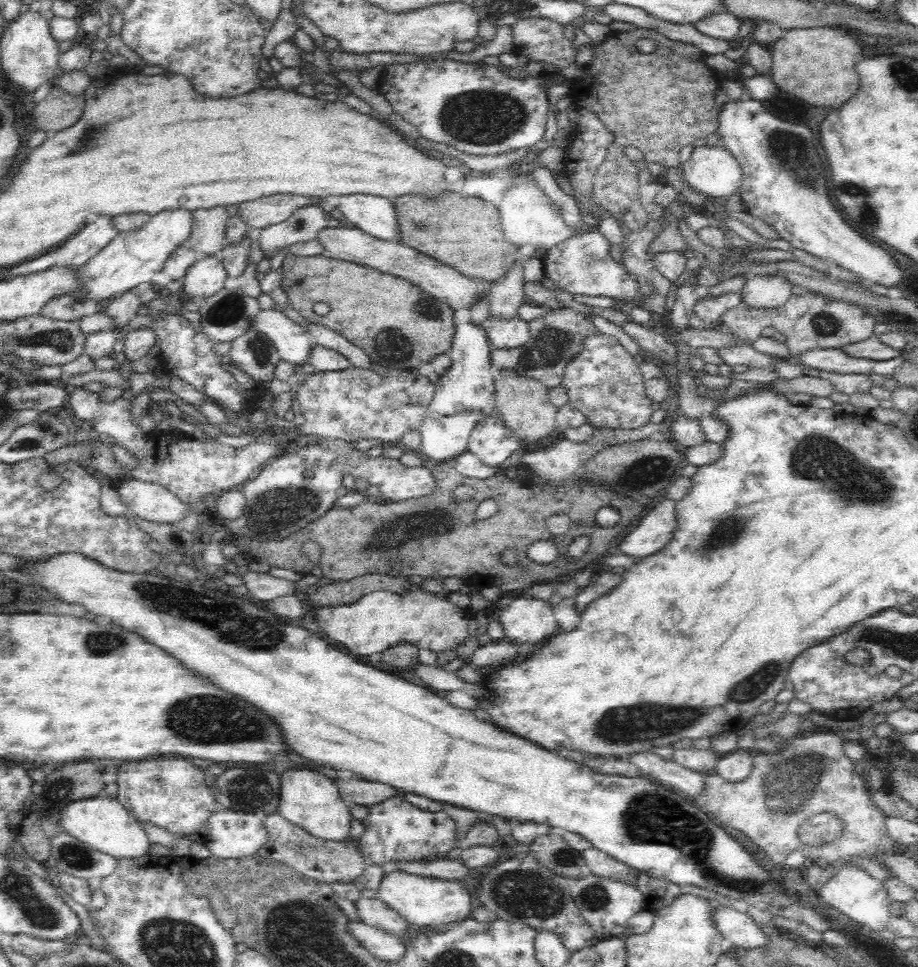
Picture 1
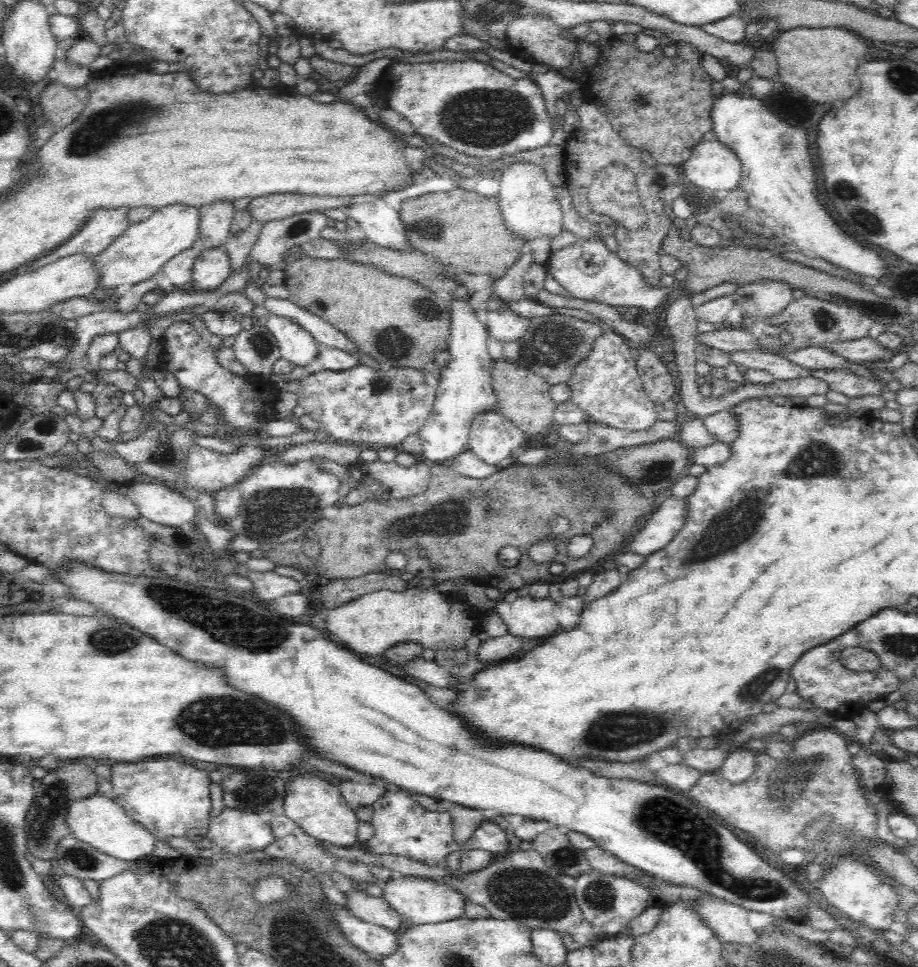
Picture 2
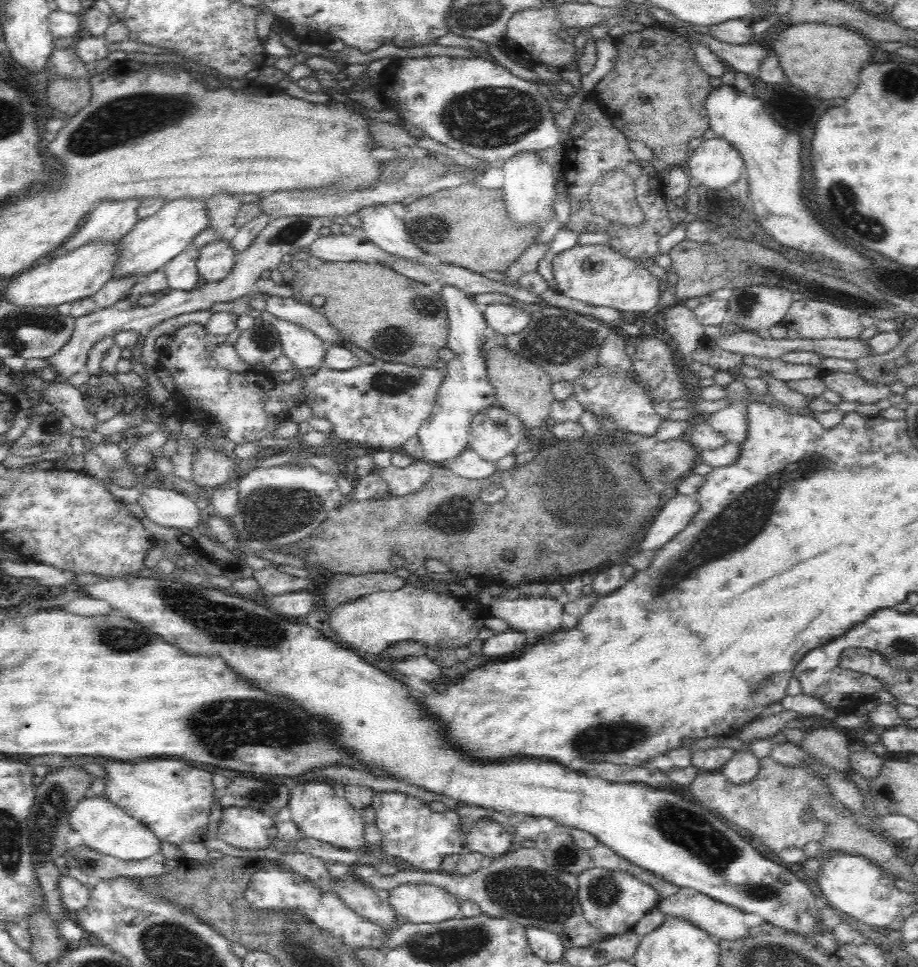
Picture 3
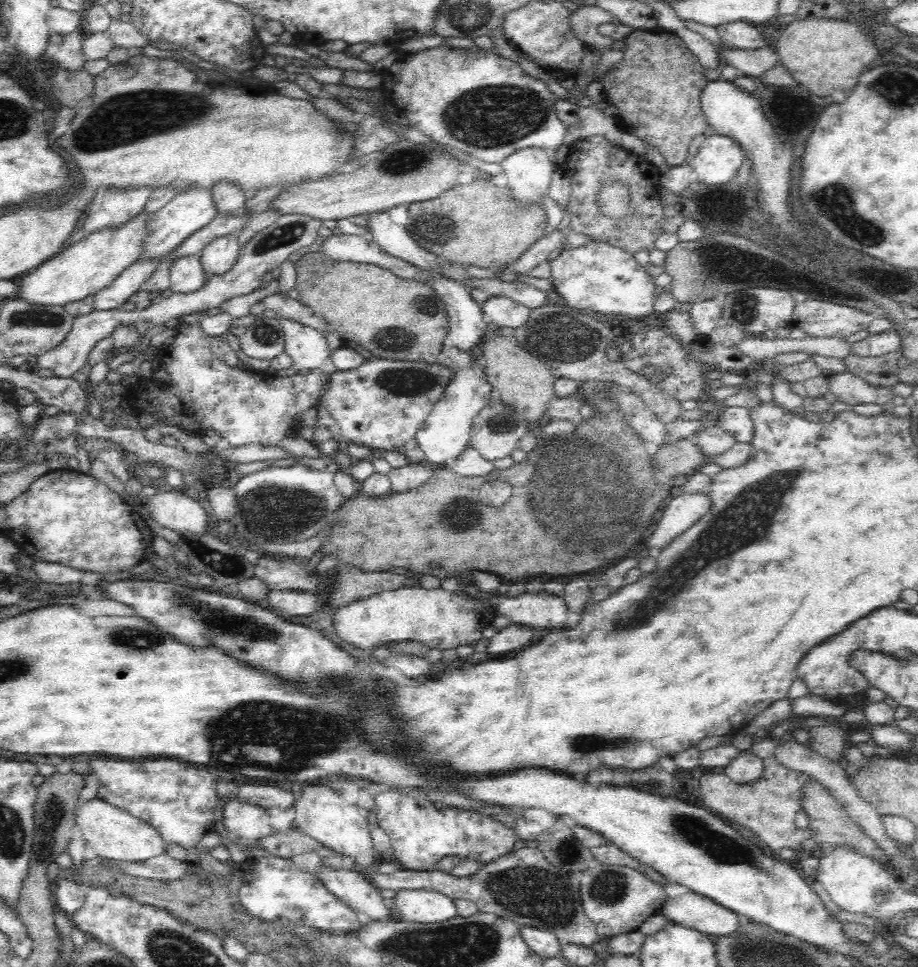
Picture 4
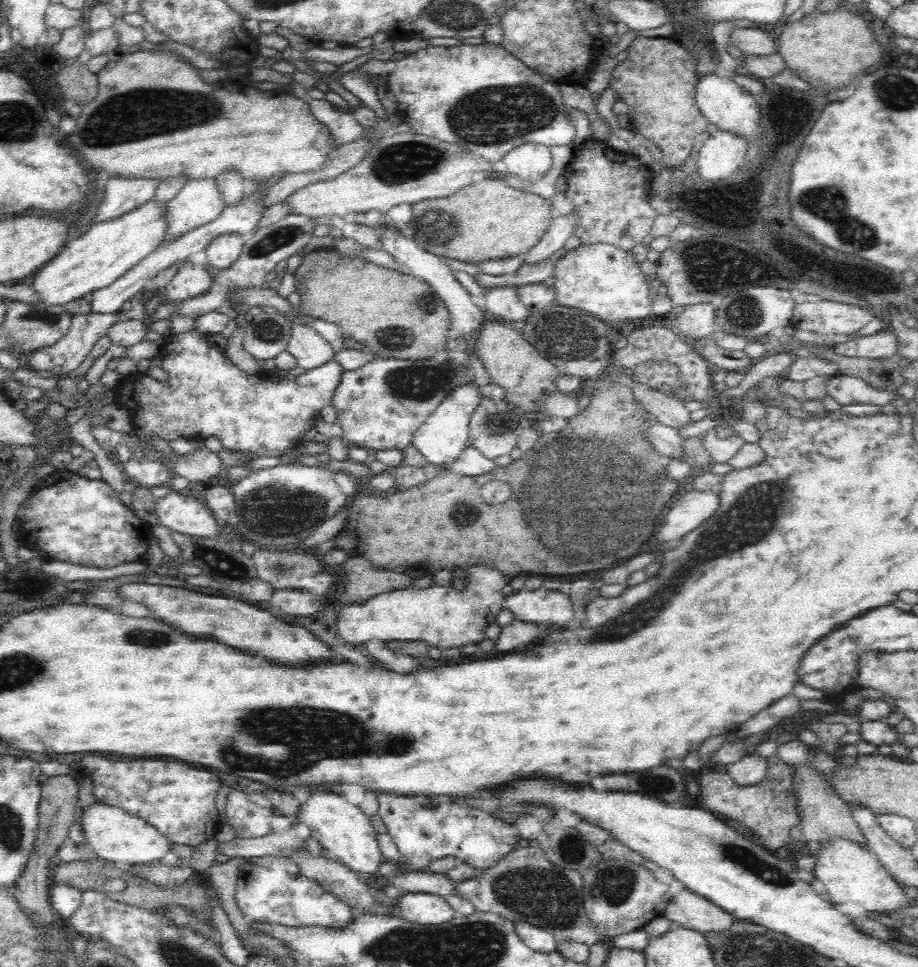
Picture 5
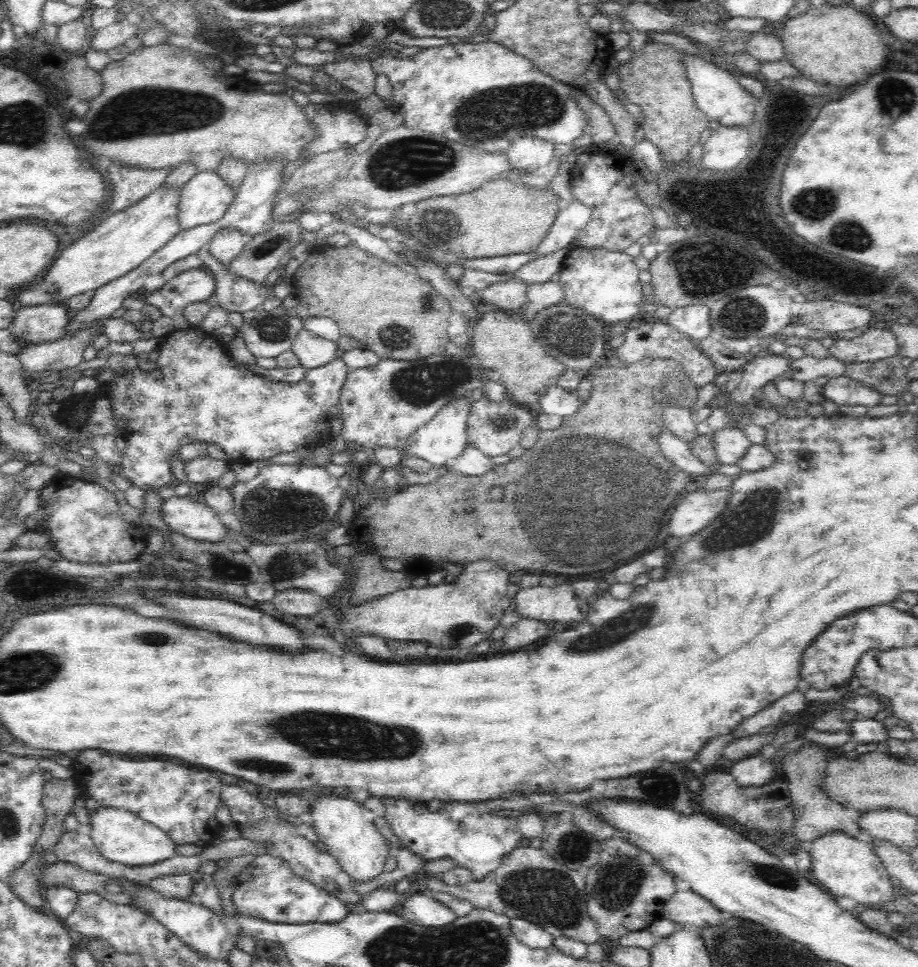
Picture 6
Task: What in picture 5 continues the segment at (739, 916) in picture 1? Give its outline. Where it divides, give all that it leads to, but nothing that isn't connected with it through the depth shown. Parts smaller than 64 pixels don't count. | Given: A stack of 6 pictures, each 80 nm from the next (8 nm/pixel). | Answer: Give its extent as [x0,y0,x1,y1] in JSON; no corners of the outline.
[663,888,734,934]

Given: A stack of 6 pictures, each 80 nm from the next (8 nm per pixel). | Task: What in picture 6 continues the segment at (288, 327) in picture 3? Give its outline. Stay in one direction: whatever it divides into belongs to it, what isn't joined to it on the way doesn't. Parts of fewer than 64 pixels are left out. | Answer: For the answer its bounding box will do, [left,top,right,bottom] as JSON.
[290,326,339,371]

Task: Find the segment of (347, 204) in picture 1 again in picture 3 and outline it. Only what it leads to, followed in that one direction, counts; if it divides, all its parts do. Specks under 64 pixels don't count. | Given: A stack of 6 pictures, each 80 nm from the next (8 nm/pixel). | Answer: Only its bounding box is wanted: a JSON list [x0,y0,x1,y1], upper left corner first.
[356,204,425,261]

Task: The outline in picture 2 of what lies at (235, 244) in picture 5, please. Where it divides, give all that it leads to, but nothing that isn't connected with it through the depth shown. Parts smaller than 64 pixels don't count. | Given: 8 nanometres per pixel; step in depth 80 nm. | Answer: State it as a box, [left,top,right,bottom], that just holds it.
[192,249,231,294]

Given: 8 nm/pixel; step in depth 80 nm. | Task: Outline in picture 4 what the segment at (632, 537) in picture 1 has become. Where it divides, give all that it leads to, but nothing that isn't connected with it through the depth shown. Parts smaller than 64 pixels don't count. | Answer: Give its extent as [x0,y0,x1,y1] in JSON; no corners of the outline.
[648,492,709,548]

